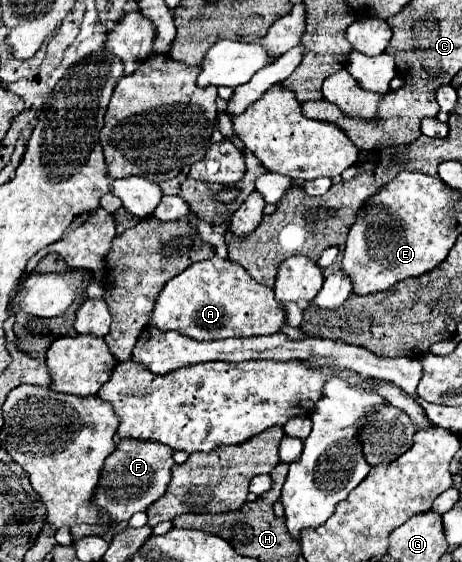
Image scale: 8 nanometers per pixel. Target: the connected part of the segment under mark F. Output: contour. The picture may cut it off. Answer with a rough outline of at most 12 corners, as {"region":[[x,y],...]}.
{"region":[[120,438],[92,504],[128,522],[166,492],[174,452]]}

